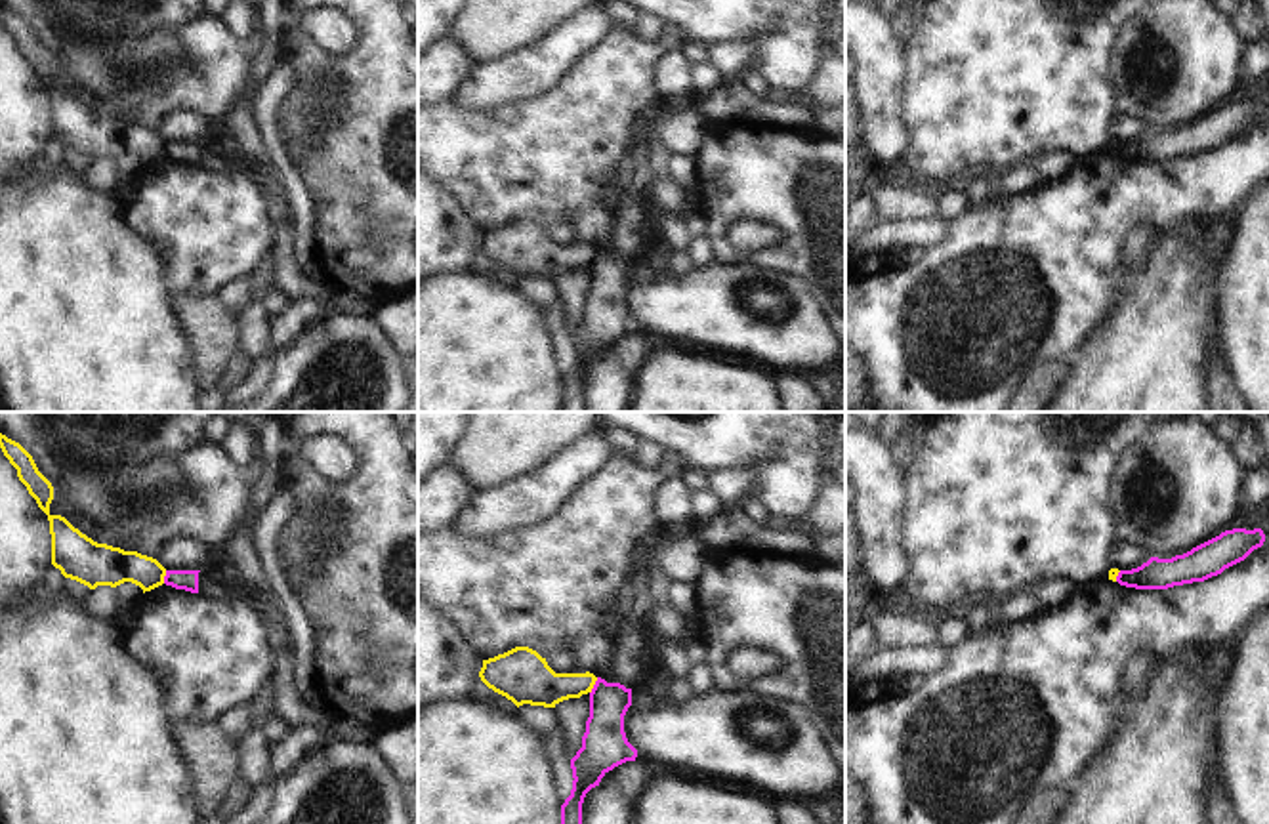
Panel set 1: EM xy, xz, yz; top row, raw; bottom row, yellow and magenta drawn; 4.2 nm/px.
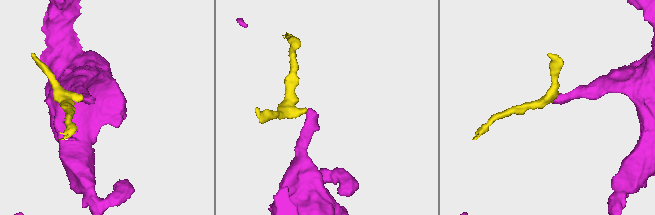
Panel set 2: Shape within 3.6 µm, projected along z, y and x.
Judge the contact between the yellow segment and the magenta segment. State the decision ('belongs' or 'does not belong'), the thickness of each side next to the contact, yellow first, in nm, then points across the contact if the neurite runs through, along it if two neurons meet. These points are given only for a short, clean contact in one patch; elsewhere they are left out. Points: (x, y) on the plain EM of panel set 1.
does not belong; calibres 180 and 180 nm; border xz (598, 250), (590, 266)

